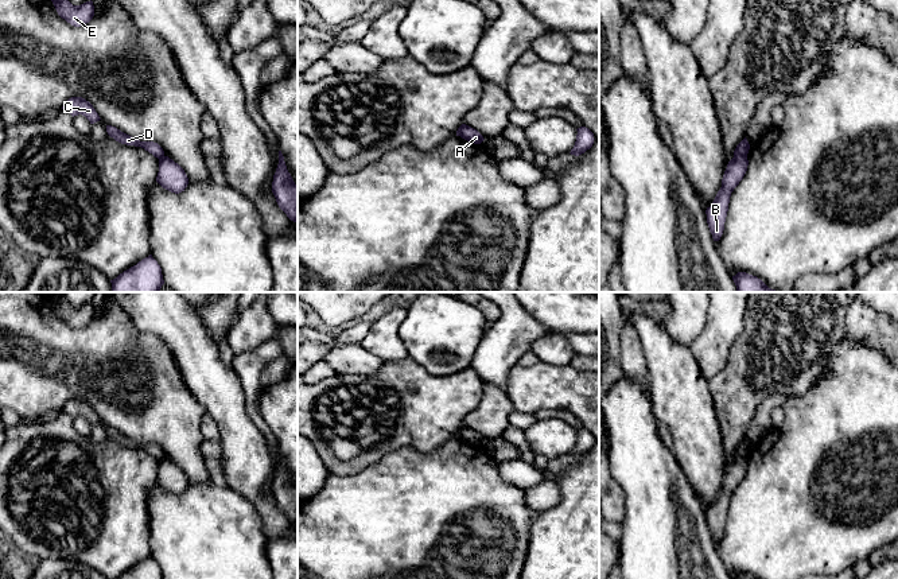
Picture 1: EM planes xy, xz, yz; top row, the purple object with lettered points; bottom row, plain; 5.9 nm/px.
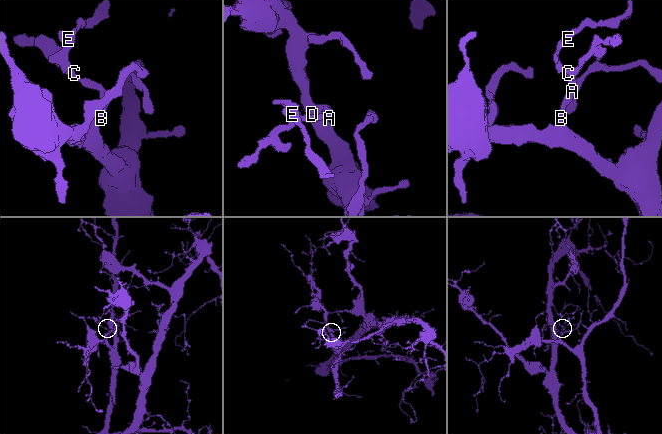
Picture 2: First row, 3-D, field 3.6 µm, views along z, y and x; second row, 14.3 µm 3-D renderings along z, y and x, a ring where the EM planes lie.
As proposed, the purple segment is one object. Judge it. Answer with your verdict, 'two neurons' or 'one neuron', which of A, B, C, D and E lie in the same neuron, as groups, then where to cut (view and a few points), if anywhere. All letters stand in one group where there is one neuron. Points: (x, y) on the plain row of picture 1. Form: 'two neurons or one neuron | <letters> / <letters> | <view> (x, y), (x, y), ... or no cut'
two neurons | A B / C D E | yz (746, 455), (734, 459)

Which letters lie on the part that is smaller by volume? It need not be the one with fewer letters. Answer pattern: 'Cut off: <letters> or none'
Cut off: C, D, E

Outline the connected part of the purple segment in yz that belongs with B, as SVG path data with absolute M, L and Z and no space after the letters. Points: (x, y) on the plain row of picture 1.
M747 456L732 459L728 463L722 481L722 489L711 508L705 512L707 525L714 543L719 543L723 536L731 494L743 481L747 467Z

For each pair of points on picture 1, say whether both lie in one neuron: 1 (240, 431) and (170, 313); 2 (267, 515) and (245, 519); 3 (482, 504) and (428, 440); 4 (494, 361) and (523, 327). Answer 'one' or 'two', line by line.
1: one
2: two
3: two
4: one

